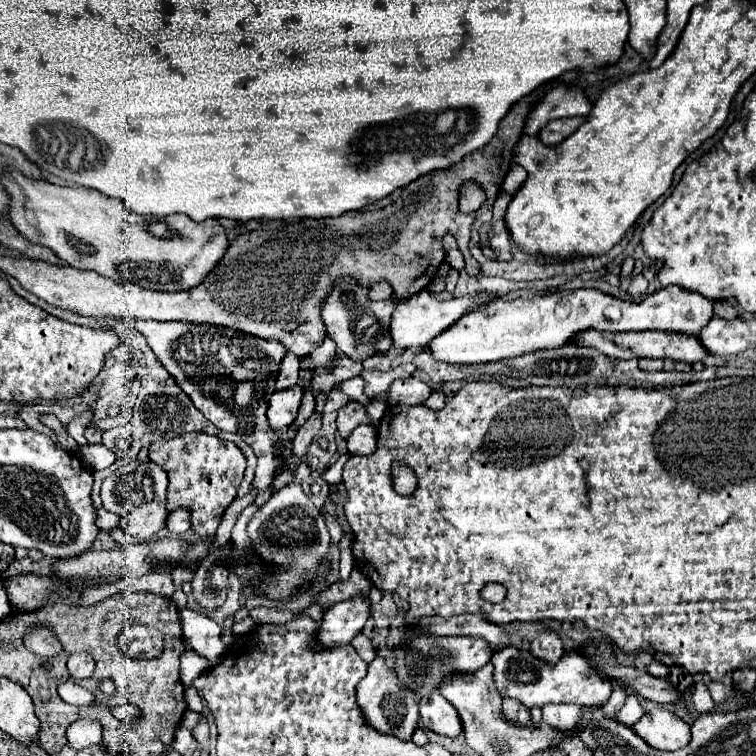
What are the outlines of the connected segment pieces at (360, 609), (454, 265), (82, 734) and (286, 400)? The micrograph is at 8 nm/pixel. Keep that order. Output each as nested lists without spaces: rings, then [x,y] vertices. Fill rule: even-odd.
[[[356,596],[330,606],[324,614],[324,620],[320,622],[318,642],[322,646],[348,644],[358,632],[362,632],[368,616],[370,602],[364,596]]]
[[[450,236],[444,238],[444,250],[446,250],[446,264],[452,268],[452,270],[462,270],[464,268],[464,258],[456,246],[456,240],[452,240]]]
[[[76,720],[72,726],[68,726],[66,738],[72,748],[82,750],[92,744],[102,742],[102,724],[96,720]]]
[[[292,386],[286,390],[276,390],[272,392],[268,400],[268,422],[274,430],[286,430],[298,414],[302,400],[302,388]]]

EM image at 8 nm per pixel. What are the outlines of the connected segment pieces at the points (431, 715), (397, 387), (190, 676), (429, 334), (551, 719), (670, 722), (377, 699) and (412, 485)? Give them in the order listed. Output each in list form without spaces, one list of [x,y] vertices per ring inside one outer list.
[[[432,692],[428,698],[420,700],[420,720],[428,730],[442,736],[458,736],[462,732],[454,706],[438,692]]]
[[[418,378],[396,380],[390,386],[388,404],[422,404],[432,394],[432,388]]]
[[[187,649],[180,656],[180,680],[184,686],[190,686],[192,680],[208,669],[208,662],[192,649]]]
[[[422,290],[420,294],[416,294],[416,298],[408,298],[408,302],[404,302],[404,306],[396,306],[394,314],[392,314],[392,340],[396,346],[404,346],[404,348],[412,348],[412,346],[426,346],[434,336],[442,334],[442,330],[450,328],[454,322],[458,322],[464,314],[490,304],[492,300],[496,300],[500,294],[492,294],[492,292],[478,292],[478,294],[468,294],[462,298],[452,298],[446,302],[440,302],[436,298],[432,298],[426,290]]]
[[[546,704],[542,708],[544,720],[562,732],[576,732],[576,724],[586,708],[576,704]]]
[[[654,708],[646,712],[632,730],[656,750],[680,750],[690,742],[690,724],[674,716],[670,710]]]
[[[376,656],[374,662],[368,666],[366,678],[356,686],[356,694],[364,716],[368,718],[368,722],[372,722],[372,726],[376,726],[376,730],[396,734],[396,738],[404,738],[404,740],[412,738],[412,732],[416,730],[416,724],[418,724],[416,694],[412,688],[398,682],[398,676],[394,674],[394,670],[388,670],[386,662],[380,656]]]
[[[392,464],[392,486],[400,496],[412,496],[416,490],[416,474],[406,464]]]

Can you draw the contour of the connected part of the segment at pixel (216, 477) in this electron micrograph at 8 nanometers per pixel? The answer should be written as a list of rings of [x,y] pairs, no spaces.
[[[190,432],[174,440],[154,442],[150,446],[150,462],[162,466],[168,474],[168,508],[190,508],[194,534],[200,538],[214,536],[222,514],[236,498],[236,490],[244,476],[246,458],[242,450],[234,442],[224,442],[218,436]]]

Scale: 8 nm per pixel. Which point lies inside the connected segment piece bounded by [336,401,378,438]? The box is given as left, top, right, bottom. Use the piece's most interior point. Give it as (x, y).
(353, 414)

